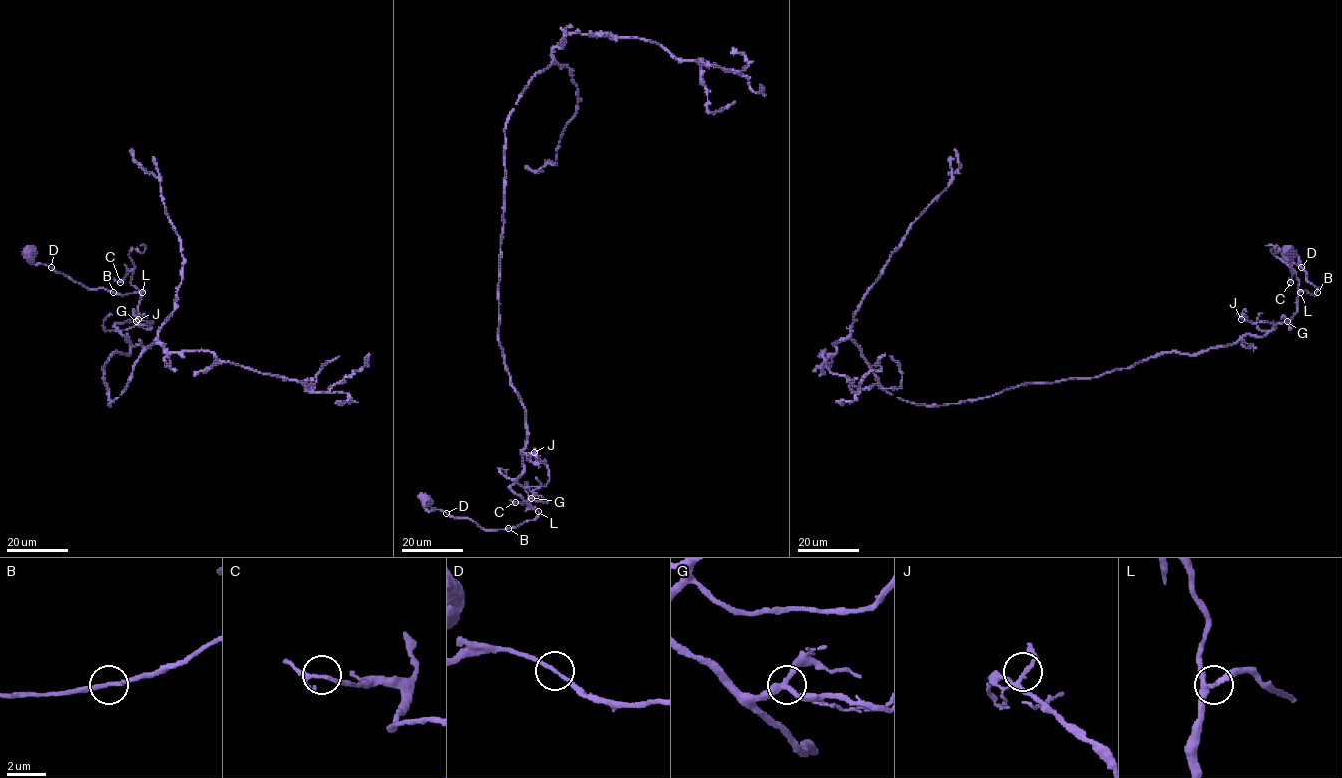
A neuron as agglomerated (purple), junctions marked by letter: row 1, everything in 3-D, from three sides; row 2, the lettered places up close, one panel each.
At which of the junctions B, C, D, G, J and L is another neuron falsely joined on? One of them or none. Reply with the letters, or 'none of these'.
none of these

